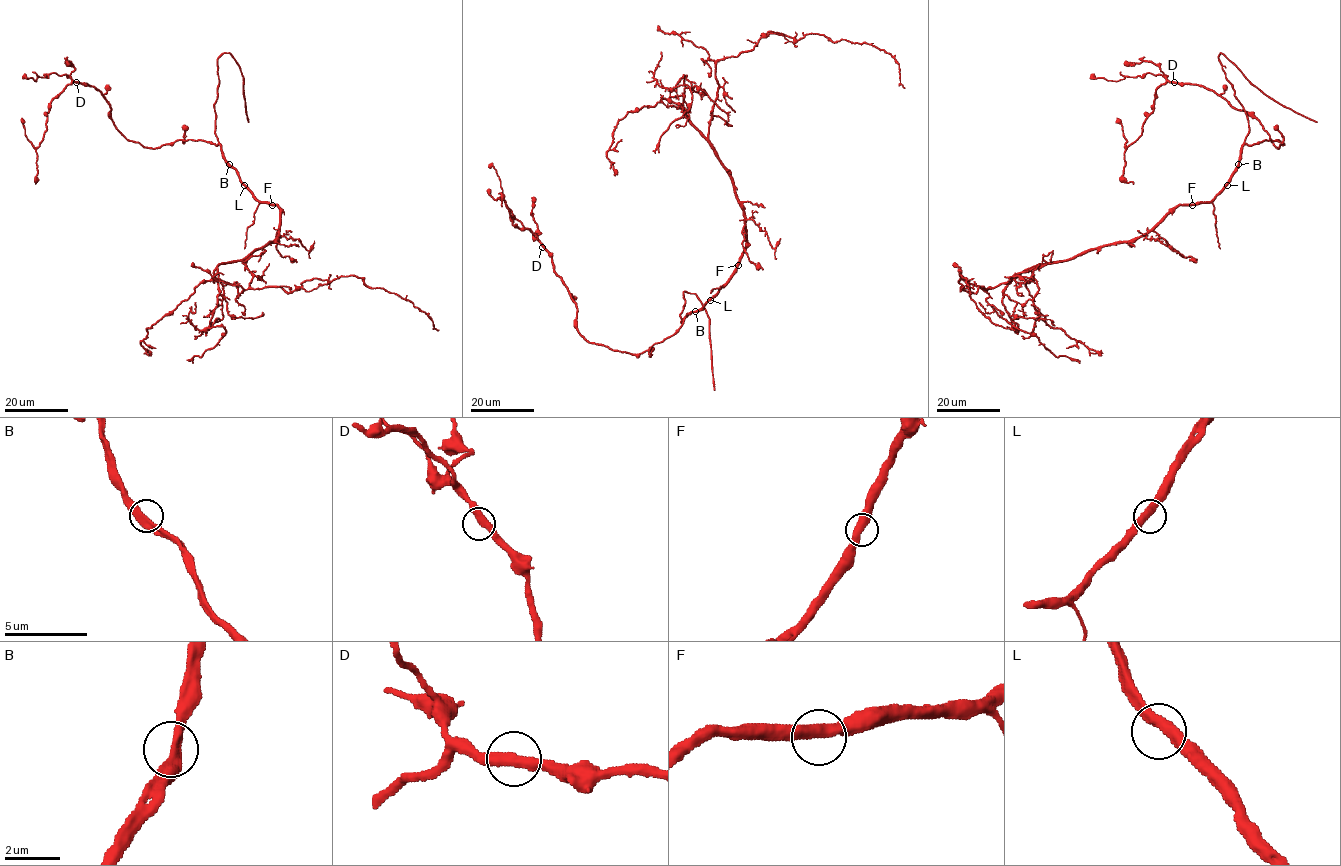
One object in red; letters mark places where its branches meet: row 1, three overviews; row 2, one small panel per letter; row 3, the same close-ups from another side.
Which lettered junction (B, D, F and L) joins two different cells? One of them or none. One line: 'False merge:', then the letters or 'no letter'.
False merge: no letter

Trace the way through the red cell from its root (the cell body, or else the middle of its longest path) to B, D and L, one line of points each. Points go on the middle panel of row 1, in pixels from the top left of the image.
B: (737, 263), (734, 274), (695, 311)
D: (737, 263), (734, 274), (673, 334), (631, 354), (590, 343), (580, 333), (576, 303), (542, 247)
L: (737, 263), (732, 277), (710, 300)

